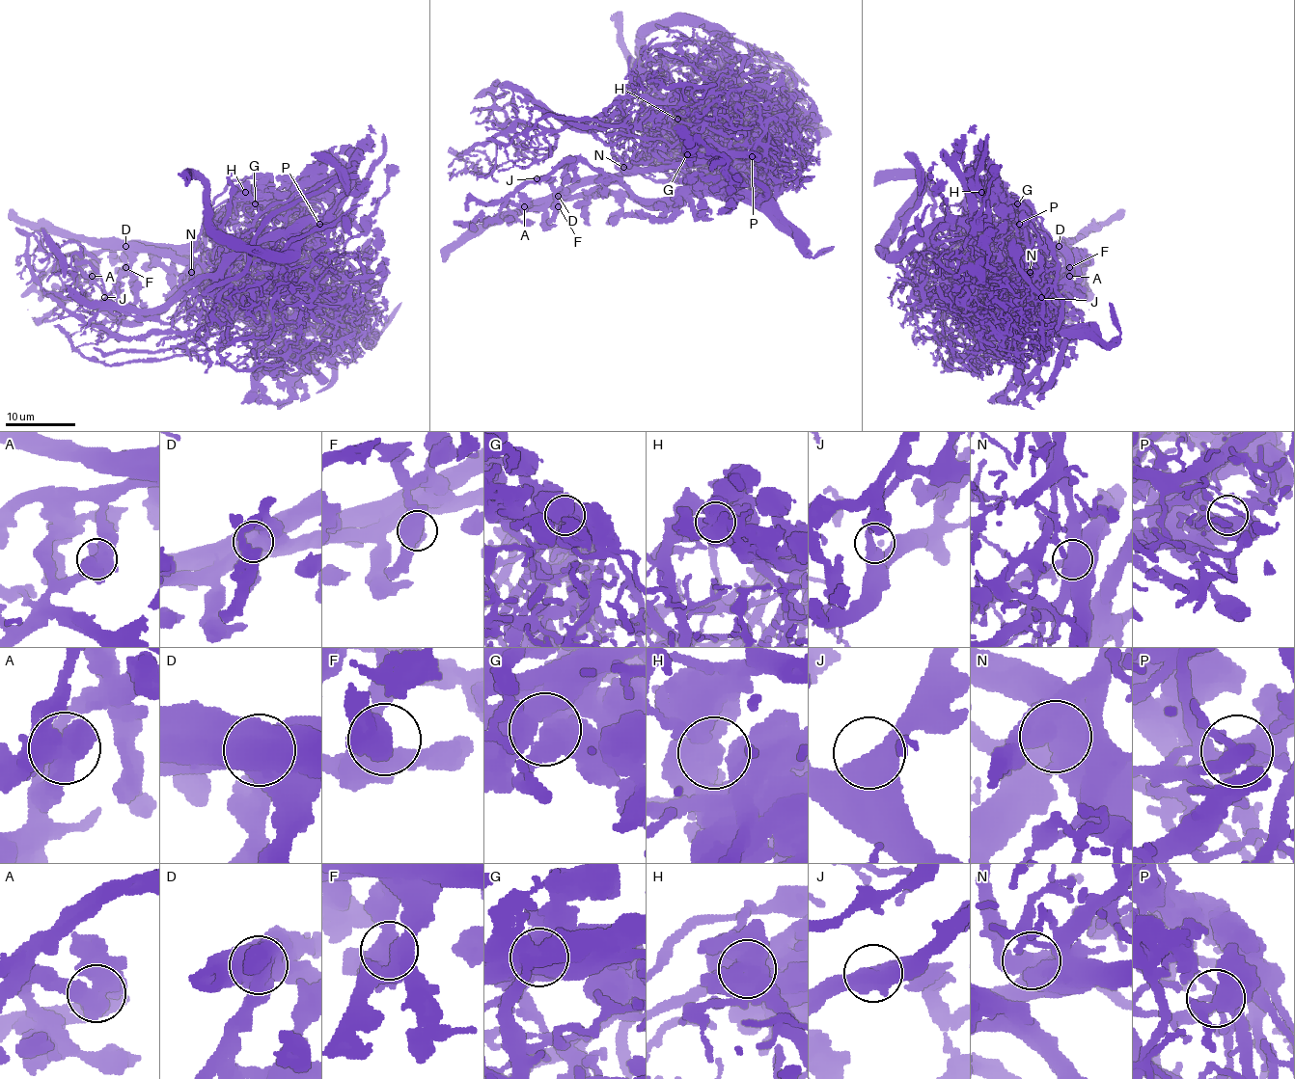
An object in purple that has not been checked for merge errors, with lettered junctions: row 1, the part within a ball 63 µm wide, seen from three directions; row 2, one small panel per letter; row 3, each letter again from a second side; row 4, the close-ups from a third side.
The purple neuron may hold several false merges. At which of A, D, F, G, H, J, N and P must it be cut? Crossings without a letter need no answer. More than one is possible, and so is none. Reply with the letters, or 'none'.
A, D, N

